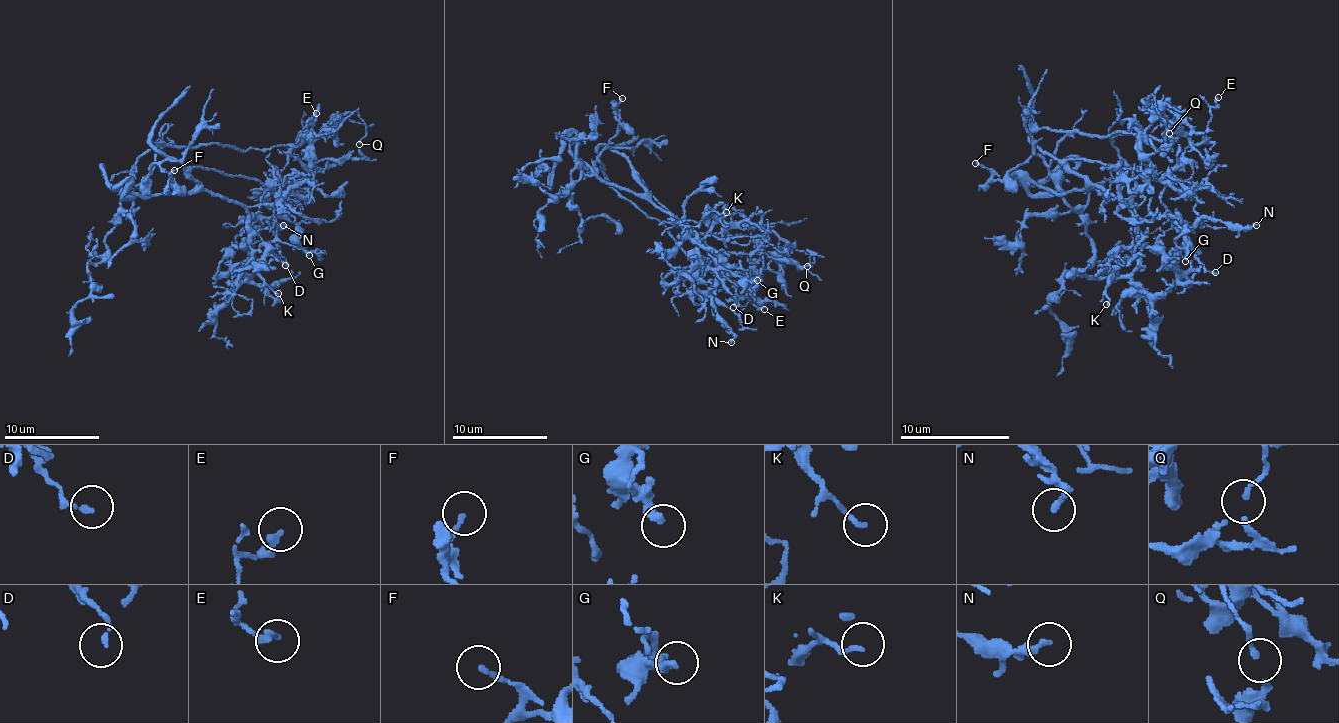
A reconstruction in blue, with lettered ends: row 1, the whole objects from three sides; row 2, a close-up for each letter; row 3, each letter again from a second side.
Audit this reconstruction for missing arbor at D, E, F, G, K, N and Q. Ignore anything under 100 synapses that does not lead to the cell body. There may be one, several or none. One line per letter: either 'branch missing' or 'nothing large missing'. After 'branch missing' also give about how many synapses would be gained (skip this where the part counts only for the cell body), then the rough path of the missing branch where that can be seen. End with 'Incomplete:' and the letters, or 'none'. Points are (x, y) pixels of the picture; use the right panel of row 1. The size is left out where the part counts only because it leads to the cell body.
D: nothing large missing
E: nothing large missing
F: nothing large missing
G: nothing large missing
K: nothing large missing
N: nothing large missing
Q: nothing large missing
Incomplete: none

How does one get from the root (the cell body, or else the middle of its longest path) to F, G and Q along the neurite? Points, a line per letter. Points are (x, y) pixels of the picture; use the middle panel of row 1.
F: (648, 202), (648, 195), (636, 171), (607, 145), (617, 131), (617, 105), (622, 98)
G: (648, 202), (655, 202), (671, 212), (698, 238), (698, 254), (707, 266), (728, 269), (743, 278), (757, 280)
Q: (648, 202), (698, 233), (747, 223), (762, 233), (766, 252), (792, 247), (811, 254), (807, 266)

